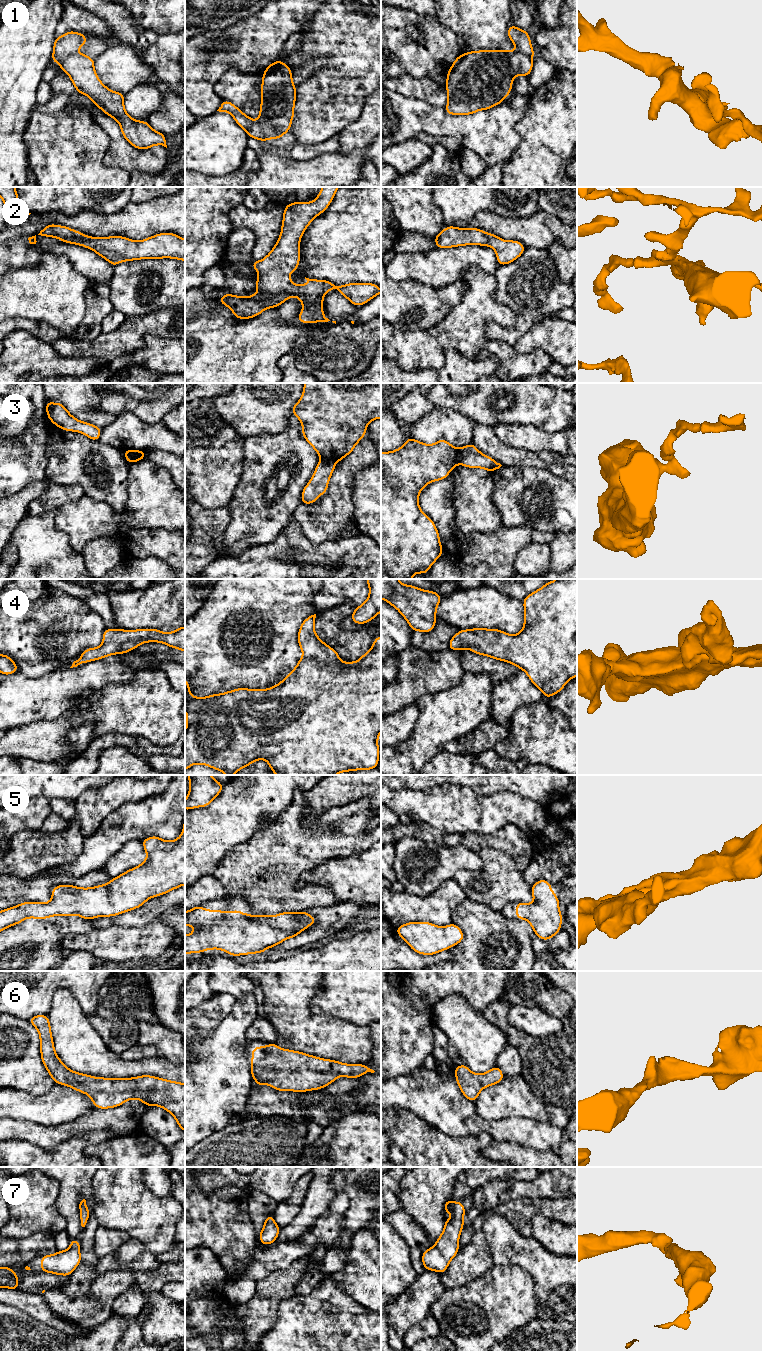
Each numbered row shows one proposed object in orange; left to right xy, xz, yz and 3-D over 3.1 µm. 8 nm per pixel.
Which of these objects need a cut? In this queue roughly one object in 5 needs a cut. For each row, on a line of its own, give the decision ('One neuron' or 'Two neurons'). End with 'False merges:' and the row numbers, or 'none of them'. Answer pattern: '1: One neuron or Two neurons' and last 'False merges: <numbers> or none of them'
1: One neuron
2: One neuron
3: Two neurons
4: One neuron
5: One neuron
6: One neuron
7: One neuron
False merges: 3

